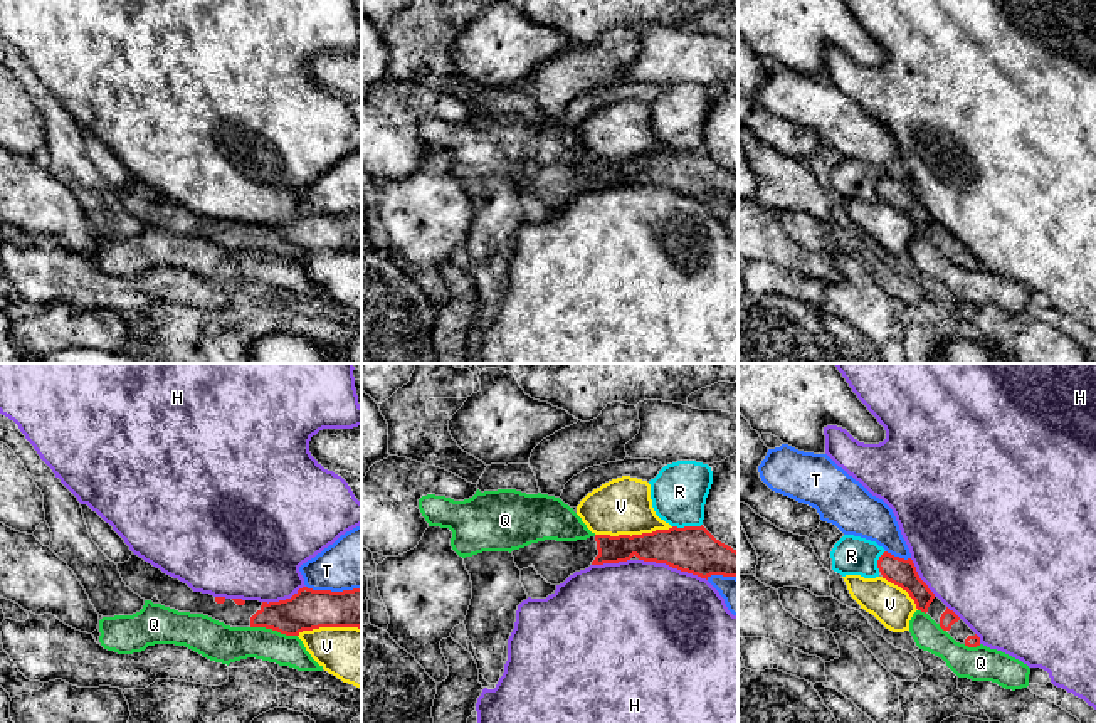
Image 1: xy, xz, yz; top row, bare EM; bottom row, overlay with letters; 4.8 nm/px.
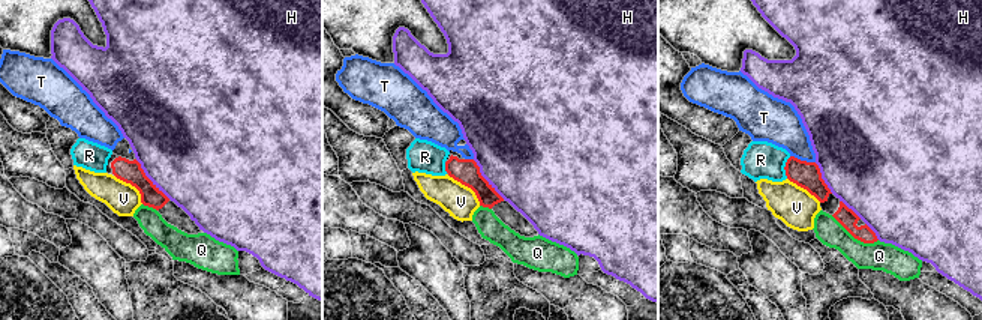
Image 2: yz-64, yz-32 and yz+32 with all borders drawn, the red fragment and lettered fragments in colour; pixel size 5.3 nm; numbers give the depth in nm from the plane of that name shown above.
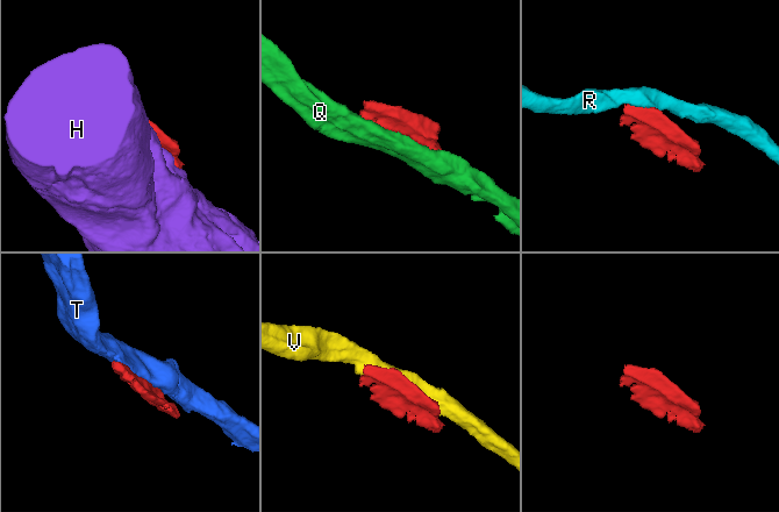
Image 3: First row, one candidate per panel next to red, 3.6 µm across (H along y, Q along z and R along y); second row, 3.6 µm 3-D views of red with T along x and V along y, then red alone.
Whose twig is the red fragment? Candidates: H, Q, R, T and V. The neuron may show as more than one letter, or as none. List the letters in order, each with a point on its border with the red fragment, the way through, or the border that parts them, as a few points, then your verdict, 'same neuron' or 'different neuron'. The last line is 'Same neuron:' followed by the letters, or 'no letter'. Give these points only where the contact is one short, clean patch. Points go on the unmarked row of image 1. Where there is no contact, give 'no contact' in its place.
H: xz (673, 190) | different neuron
Q: xy (274, 253) | different neuron
R: xz (686, 150) | along xz (701, 147), (673, 150) | different neuron
T: xy (333, 216) | different neuron
V: xz (634, 158) | different neuron
Same neuron: no letter

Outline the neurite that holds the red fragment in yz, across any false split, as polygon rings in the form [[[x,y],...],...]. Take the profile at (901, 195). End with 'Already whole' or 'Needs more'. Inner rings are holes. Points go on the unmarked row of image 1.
[[[884,175],[877,183],[877,192],[883,202],[906,214],[916,232],[928,237],[956,266],[968,271],[980,269],[980,261],[919,202],[911,182],[904,183]]]. Needs more

